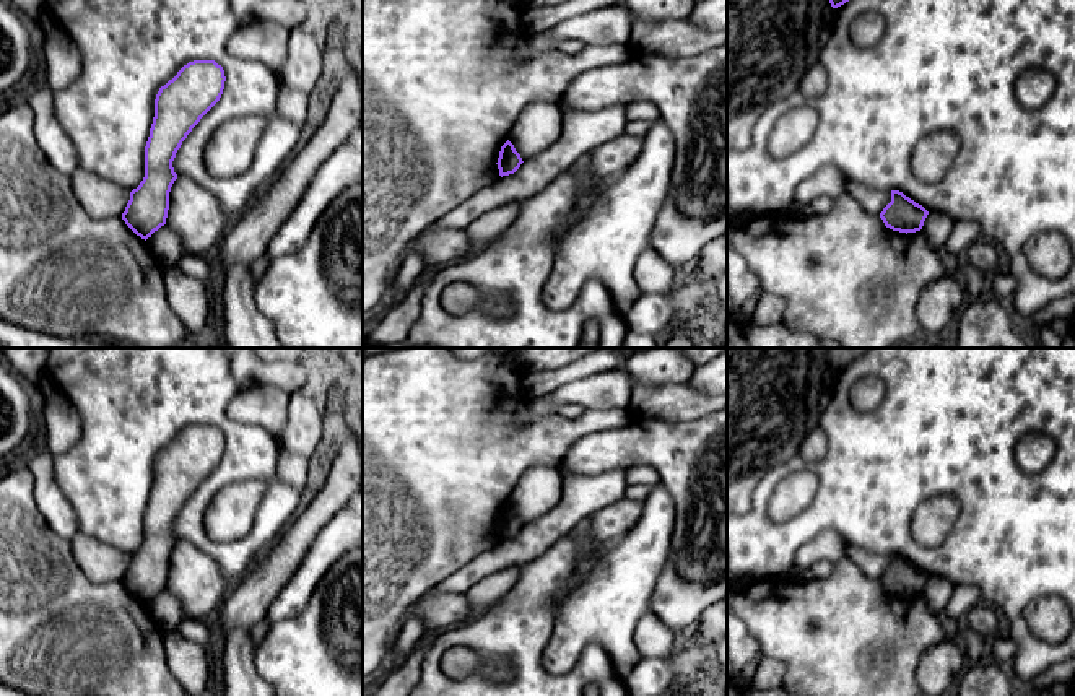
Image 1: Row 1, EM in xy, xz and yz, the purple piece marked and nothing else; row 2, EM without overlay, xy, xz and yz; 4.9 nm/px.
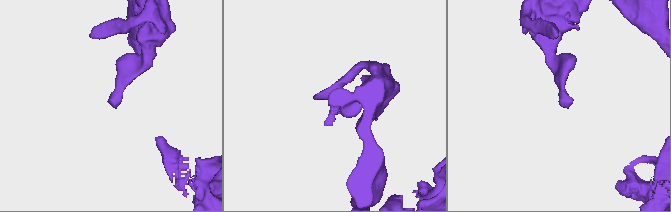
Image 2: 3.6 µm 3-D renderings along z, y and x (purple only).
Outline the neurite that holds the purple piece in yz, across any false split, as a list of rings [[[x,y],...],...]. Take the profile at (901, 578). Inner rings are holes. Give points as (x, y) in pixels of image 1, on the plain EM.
[[[899,555],[880,579],[868,579],[847,556],[834,563],[828,577],[799,584],[787,577],[748,582],[732,592],[730,610],[758,641],[763,657],[782,660],[786,685],[794,696],[922,696],[916,678],[922,655],[947,641],[942,615],[920,595],[929,576]]]

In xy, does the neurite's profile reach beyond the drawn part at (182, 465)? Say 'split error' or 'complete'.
split error

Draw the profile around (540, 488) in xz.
[[[533,467],[516,483],[507,504],[525,525],[555,507],[561,494],[563,473],[559,467]]]

